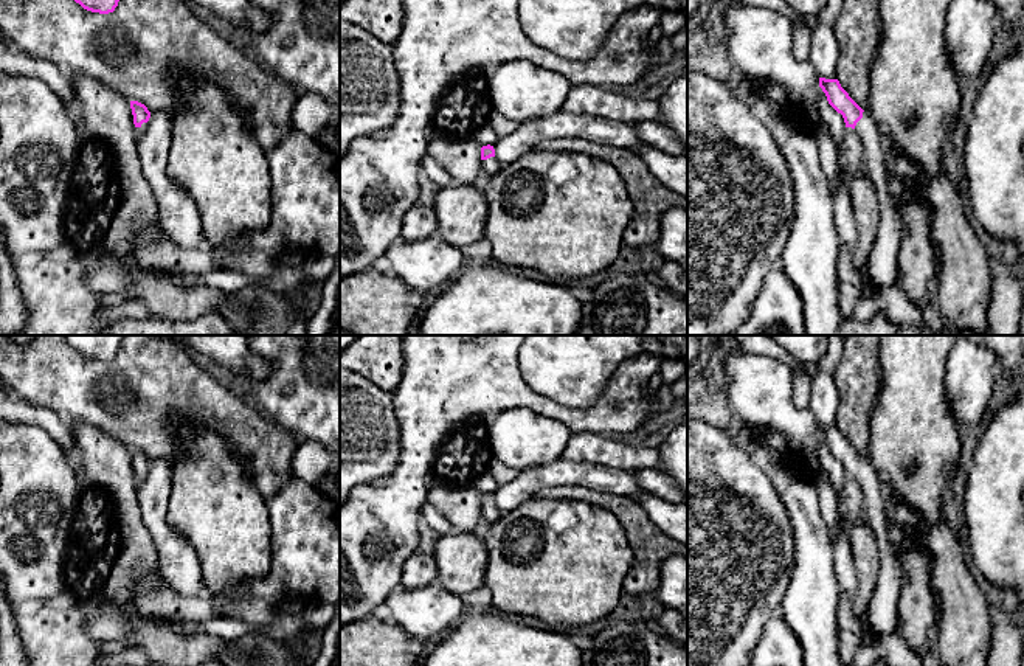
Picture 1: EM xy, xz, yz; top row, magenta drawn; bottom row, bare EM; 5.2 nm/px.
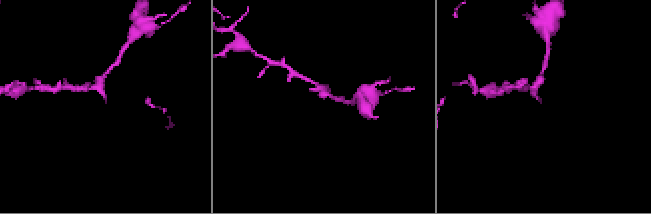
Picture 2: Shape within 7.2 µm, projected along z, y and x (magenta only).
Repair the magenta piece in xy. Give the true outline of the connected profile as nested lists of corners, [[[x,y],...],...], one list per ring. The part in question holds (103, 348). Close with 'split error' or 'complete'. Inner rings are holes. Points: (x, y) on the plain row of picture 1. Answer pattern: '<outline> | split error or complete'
[[[65,335],[68,345],[84,357],[99,362],[113,360],[126,335]]] | complete

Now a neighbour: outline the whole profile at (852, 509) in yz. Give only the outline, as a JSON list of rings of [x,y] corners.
[[[846,475],[841,498],[838,500],[838,522],[835,532],[842,528],[852,531],[860,522],[869,523],[864,491],[855,477]]]

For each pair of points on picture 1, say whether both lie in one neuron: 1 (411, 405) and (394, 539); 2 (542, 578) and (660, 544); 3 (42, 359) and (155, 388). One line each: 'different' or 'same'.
1: same
2: different
3: same

